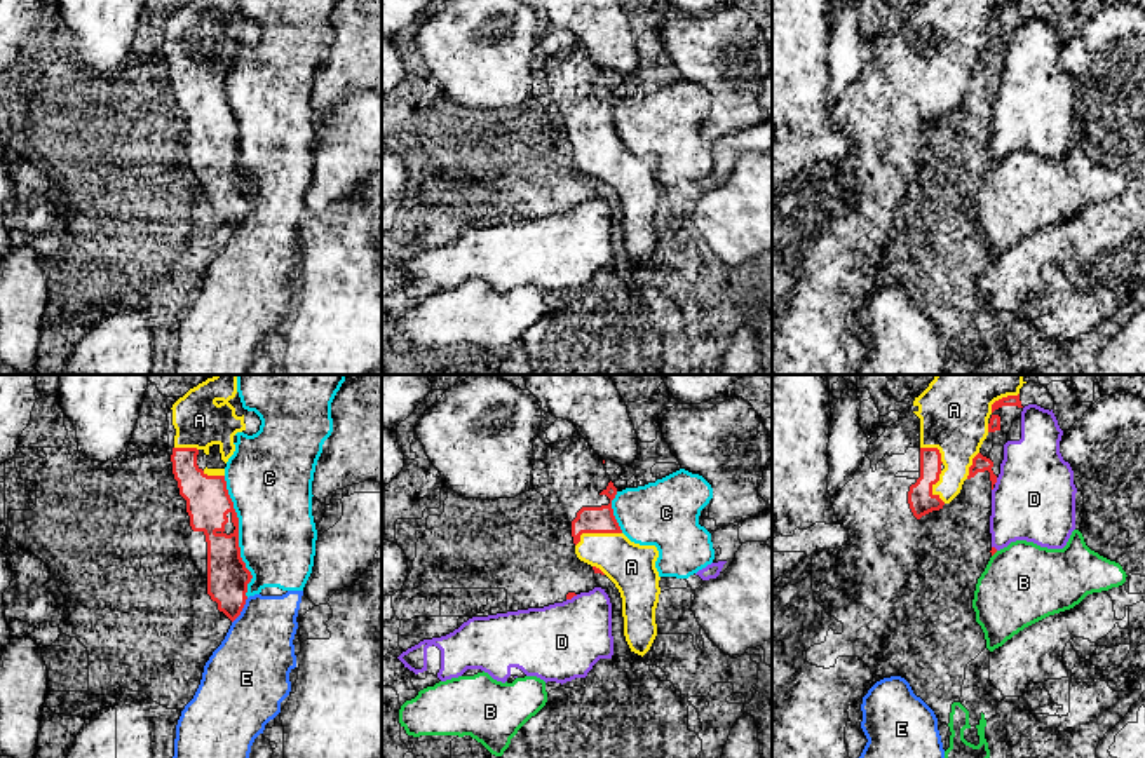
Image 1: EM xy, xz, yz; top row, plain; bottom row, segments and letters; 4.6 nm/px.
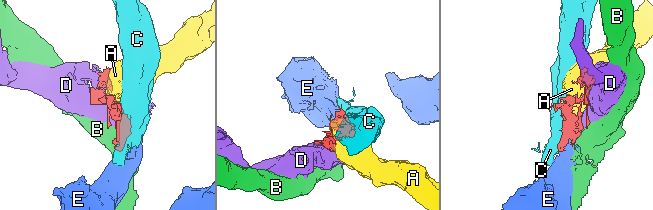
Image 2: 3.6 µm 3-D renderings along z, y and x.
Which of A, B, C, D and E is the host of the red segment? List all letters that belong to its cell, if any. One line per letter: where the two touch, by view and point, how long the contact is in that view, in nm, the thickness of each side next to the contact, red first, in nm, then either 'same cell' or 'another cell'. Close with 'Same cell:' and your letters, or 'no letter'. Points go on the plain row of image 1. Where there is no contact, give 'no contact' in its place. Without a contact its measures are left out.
A: meets red in xz at (595, 142); contact 220 nm long; 130 nm thick on the red side, 220 nm on the other; same cell
B: meets red in yz at (994, 162); contact 40 nm long; 20 nm thick on the red side, 380 nm on the other; another cell
C: meets red in xy at (237, 147); contact 550 nm long; 200 nm thick on the red side, 360 nm on the other; another cell
D: meets red in yz at (995, 91); contact 40 nm long; 80 nm thick on the red side, 380 nm on the other; another cell
E: meets red in xy at (241, 220); contact 140 nm long; 190 nm thick on the red side, 340 nm on the other; another cell
Same cell: A

